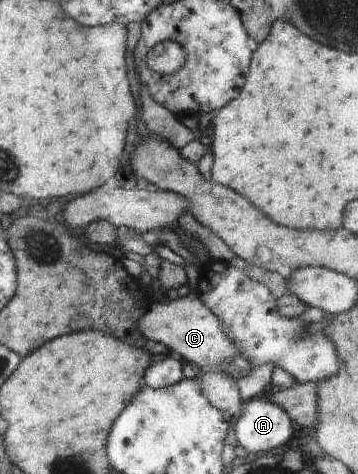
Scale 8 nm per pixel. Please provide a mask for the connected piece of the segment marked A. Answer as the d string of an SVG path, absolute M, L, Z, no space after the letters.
M264 399L244 403L234 422L234 430L240 445L248 453L280 450L296 434L290 416Z

